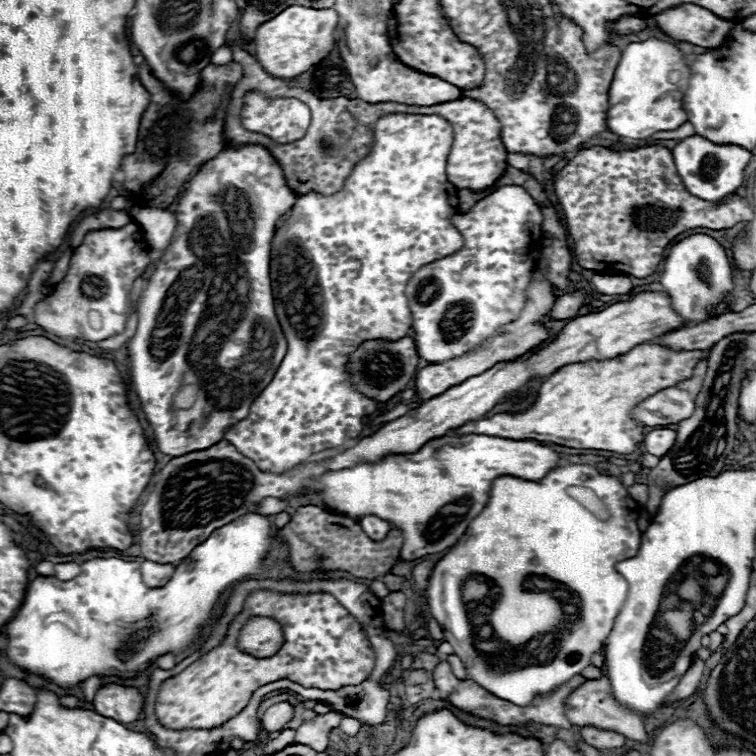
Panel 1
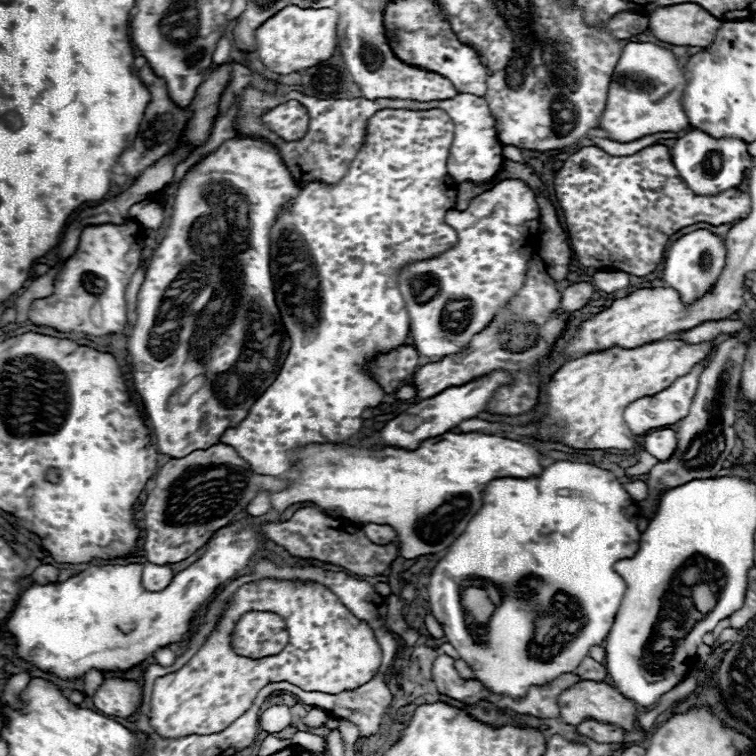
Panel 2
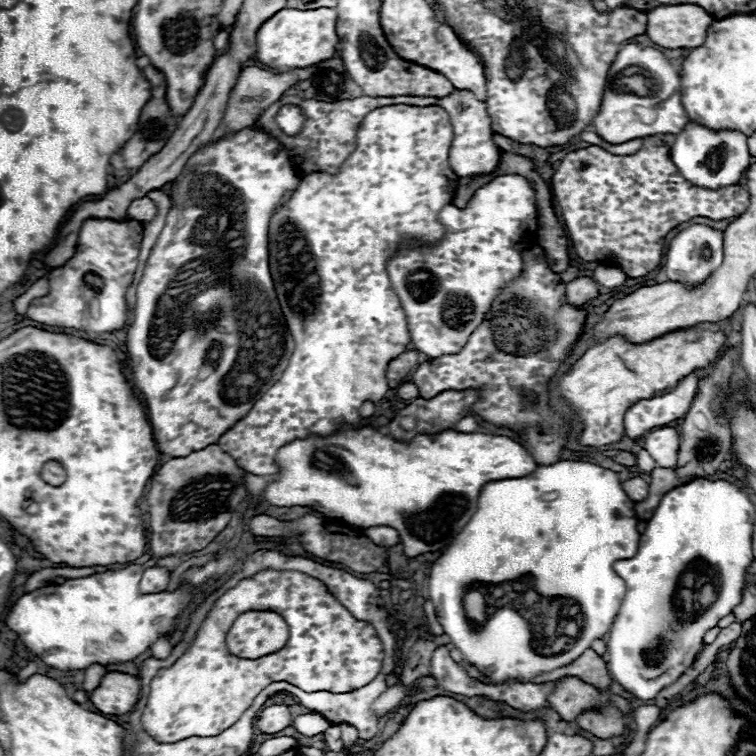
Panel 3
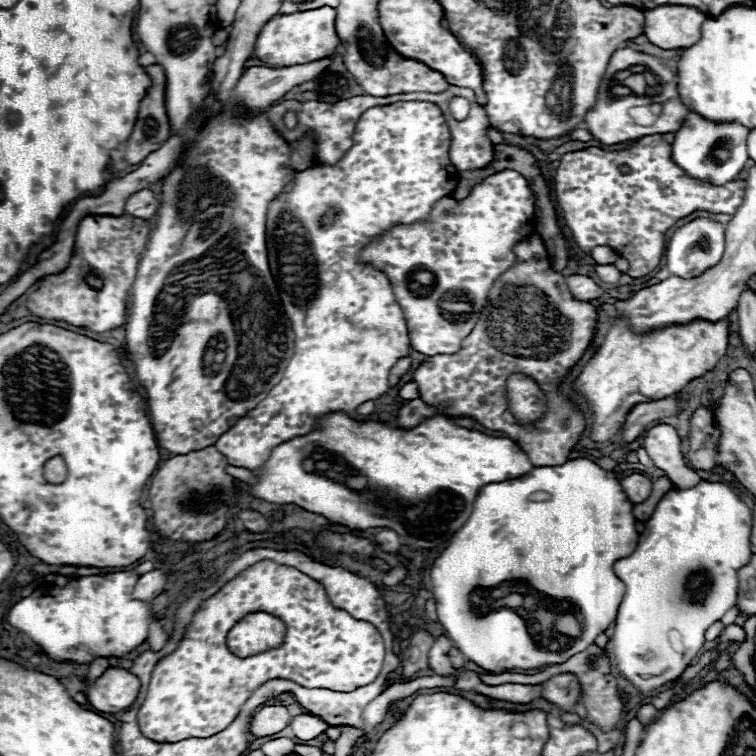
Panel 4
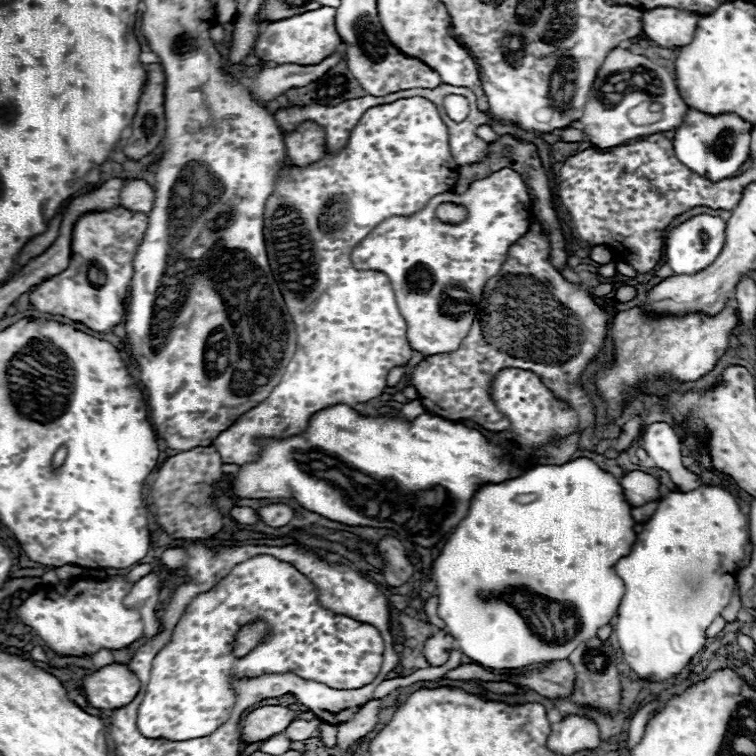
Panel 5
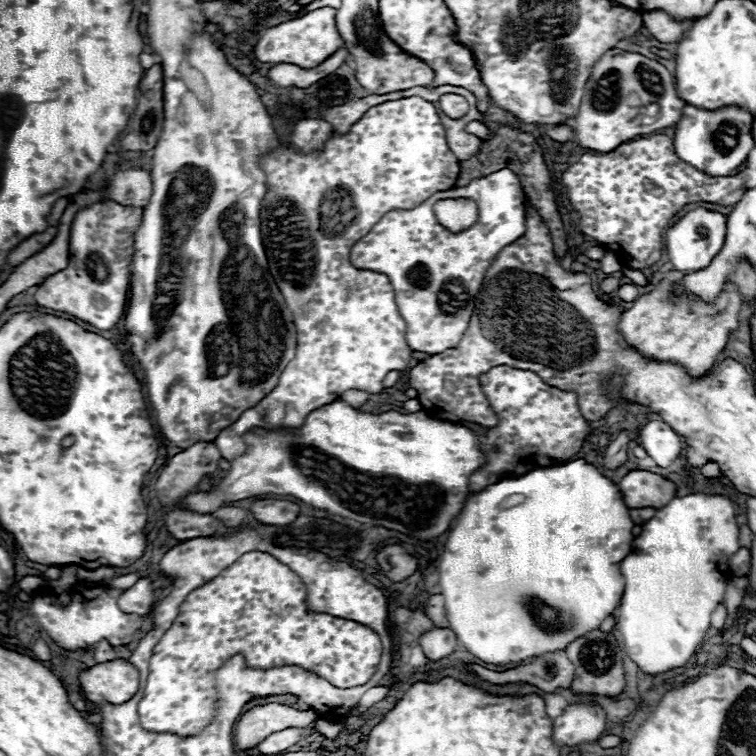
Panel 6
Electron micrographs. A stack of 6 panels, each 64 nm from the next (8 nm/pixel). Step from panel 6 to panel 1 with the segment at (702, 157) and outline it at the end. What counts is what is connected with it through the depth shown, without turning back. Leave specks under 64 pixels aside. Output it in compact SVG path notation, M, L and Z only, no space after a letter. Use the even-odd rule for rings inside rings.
M698 134L678 142L672 148L672 156L674 156L674 164L678 170L678 176L682 178L684 188L692 196L698 196L700 200L710 200L710 202L718 202L724 196L734 194L736 188L742 186L744 168L748 166L752 158L752 154L740 146L718 146Z

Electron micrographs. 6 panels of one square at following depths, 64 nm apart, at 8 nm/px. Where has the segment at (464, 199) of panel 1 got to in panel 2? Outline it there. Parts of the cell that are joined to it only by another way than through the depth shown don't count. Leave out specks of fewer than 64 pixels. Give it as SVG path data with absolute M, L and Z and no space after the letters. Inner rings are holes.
M464 182L458 186L458 198L456 198L456 210L466 210L470 206L470 200L474 200L474 196L482 194L484 192L484 186L480 184L470 184L470 182Z

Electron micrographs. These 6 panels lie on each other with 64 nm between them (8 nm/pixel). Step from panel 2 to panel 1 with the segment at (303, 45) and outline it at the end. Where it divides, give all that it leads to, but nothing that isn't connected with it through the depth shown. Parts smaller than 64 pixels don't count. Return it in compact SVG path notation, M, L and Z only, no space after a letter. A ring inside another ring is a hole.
M290 6L272 20L258 26L254 36L256 60L274 78L294 78L330 54L334 46L332 32L336 24L338 24L338 14L332 8L314 10L306 6Z

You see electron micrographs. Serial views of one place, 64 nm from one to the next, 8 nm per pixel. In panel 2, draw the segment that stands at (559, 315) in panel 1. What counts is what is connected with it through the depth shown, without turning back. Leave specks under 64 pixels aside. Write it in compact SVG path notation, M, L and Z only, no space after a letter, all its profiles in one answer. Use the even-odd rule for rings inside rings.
M578 282L578 284L572 284L568 286L564 292L562 292L562 300L560 300L560 312L564 314L572 314L580 308L584 308L590 298L594 294L594 286L588 284L588 282Z

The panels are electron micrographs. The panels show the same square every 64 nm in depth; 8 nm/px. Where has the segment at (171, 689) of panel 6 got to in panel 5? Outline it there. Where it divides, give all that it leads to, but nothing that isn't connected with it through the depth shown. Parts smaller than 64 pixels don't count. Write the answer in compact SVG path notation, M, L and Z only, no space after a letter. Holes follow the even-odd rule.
M256 556L232 568L232 572L210 592L200 594L192 600L186 614L178 622L172 642L154 658L150 670L150 682L146 686L144 700L138 708L138 728L144 736L166 738L166 740L190 740L202 738L222 726L234 708L236 692L232 690L230 678L242 676L264 676L270 672L294 672L304 680L318 680L320 684L330 684L330 688L362 688L370 684L382 666L384 640L372 624L352 620L322 608L318 604L318 590L314 584L302 576L290 564L284 564L272 556ZM256 618L268 620L272 624L274 636L254 648L248 656L236 658L232 652L232 642L236 630Z

